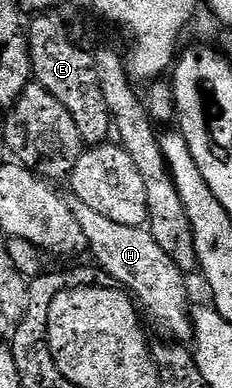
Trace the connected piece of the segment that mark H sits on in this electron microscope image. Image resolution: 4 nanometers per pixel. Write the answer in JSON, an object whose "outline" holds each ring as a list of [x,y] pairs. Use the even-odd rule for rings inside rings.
{"outline":[[[77,202],[74,207],[72,207],[71,213],[75,219],[76,229],[79,231],[79,234],[79,229],[81,229],[81,234],[83,237],[85,237],[85,242],[87,245],[89,245],[89,250],[91,253],[93,253],[94,260],[97,261],[98,264],[101,265],[102,268],[105,269],[106,272],[109,273],[115,281],[118,282],[118,284],[116,283],[116,285],[120,287],[122,291],[128,292],[130,295],[132,295],[132,297],[135,299],[136,305],[140,307],[140,309],[144,311],[145,314],[146,312],[149,313],[150,320],[153,321],[154,324],[157,325],[158,328],[166,334],[167,337],[178,338],[179,341],[187,341],[188,343],[190,339],[194,337],[194,331],[193,319],[191,317],[191,305],[189,306],[189,290],[187,287],[185,287],[185,279],[187,279],[186,275],[183,273],[183,271],[180,270],[179,267],[174,265],[174,263],[172,262],[172,258],[169,257],[163,249],[159,248],[159,244],[157,244],[156,240],[153,239],[150,231],[145,228],[133,229],[127,228],[126,226],[123,226],[121,224],[115,224],[114,222],[107,220],[105,216],[99,216],[99,212],[91,212],[91,208],[87,208],[87,204],[83,204],[82,202]]]}

